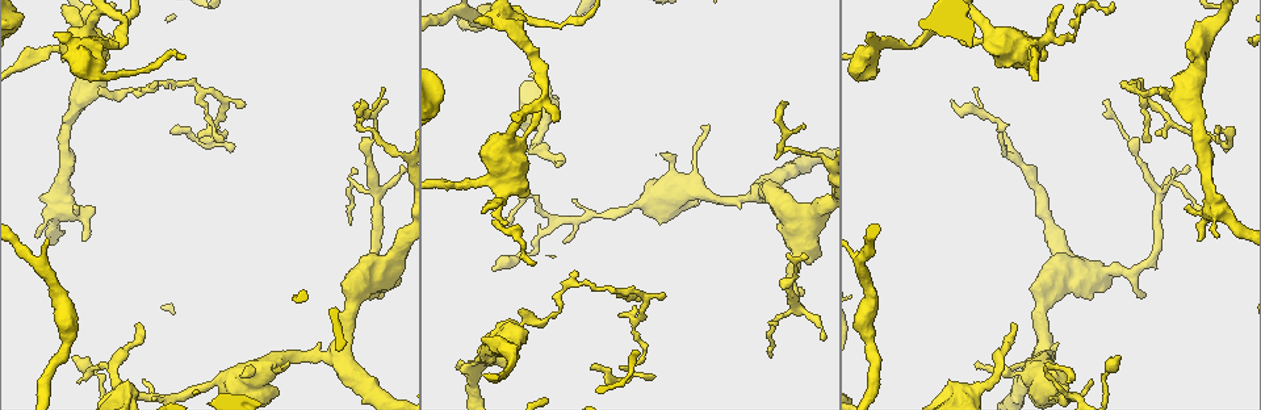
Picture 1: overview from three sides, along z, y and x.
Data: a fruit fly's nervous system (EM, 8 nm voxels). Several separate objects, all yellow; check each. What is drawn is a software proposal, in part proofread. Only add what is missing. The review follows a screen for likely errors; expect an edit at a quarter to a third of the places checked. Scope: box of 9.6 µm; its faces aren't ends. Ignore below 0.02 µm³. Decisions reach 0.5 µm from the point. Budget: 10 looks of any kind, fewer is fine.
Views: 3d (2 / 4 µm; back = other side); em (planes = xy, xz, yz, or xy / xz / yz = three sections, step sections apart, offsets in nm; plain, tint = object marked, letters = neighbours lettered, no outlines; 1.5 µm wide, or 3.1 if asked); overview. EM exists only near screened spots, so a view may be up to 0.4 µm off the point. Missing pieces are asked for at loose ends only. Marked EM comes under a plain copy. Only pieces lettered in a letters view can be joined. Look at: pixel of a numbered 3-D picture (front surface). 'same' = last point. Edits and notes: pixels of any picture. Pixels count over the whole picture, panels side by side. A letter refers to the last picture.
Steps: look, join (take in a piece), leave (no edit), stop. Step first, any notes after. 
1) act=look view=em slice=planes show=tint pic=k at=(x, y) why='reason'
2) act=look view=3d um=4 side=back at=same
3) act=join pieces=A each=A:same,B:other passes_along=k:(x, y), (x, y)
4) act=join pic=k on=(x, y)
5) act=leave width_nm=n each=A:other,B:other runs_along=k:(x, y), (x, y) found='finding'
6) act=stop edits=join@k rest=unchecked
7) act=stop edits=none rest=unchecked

act=look view=3d um=2 side=back pic=1 at=(139, 324) why='end of a long branch'

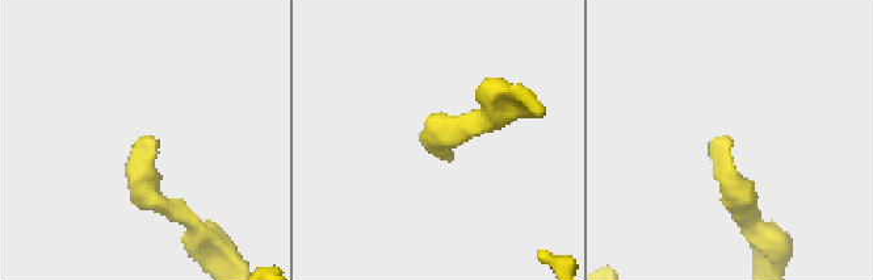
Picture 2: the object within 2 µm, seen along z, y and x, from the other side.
act=look view=em slice=planes show=letters pic=2 at=(444, 145) why='now the EM'

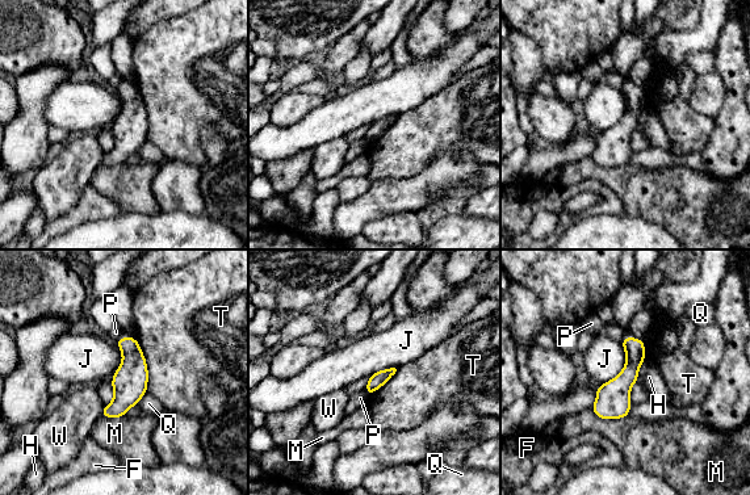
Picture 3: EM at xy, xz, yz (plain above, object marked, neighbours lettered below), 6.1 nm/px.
act=leave width_nm=90 each=F:other,H:other,J:other,M:other,P:other,Q:other,T:other,W:other border=3:(620, 342), (625, 364), (602, 384) found='no lettered piece goes on from it'

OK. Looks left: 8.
act=look view=3d um=4 side=back pic=1 at=(663, 155) why='free end'

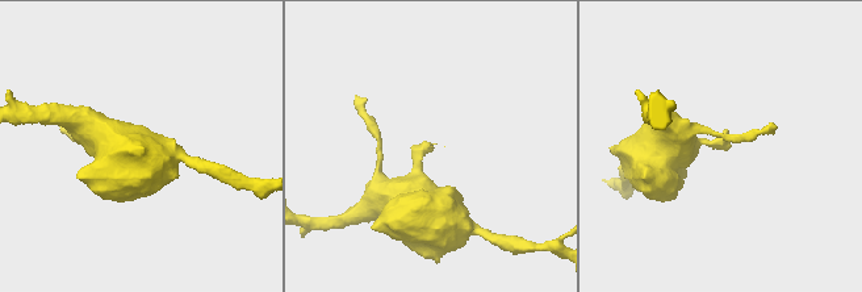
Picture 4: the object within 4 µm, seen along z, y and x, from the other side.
act=look view=em slice=yz step=4 show=tint pic=4 at=(726, 146) why='need the tissue'

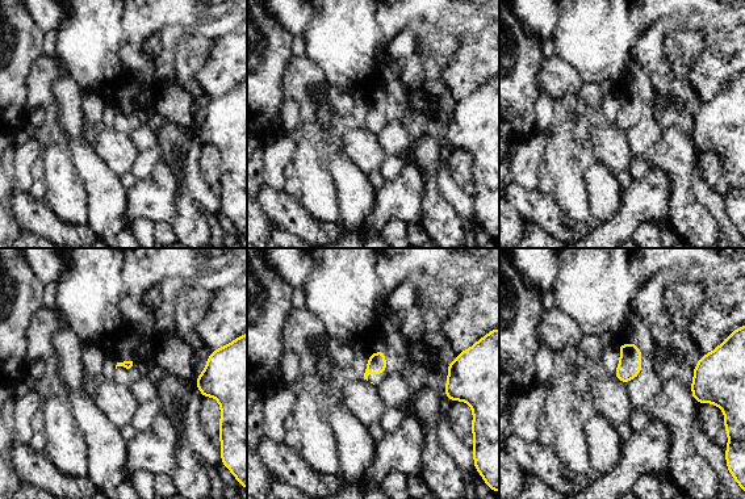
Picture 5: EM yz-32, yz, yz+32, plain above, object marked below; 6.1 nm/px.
act=look view=em slice=planes show=letters at=same

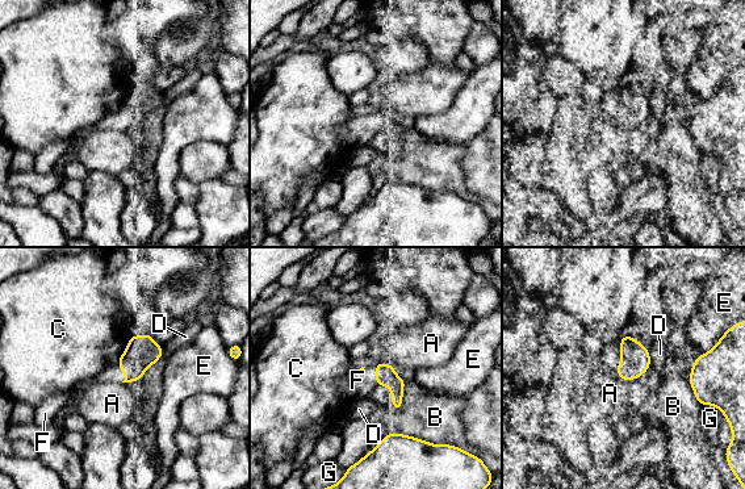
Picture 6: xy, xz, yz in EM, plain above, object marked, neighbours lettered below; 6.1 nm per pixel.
act=join pic=6 on=(112, 372) width_nm=130 each=A:other,B:other,C:other,D:other,E:other,F:same,G:other found='it goes on there'

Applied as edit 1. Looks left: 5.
act=look view=em slice=planes show=letters pic=1 at=(869, 32) why='thin end'

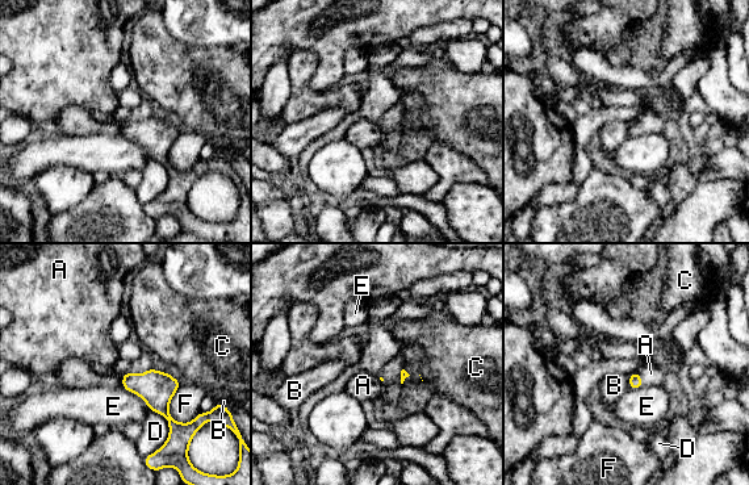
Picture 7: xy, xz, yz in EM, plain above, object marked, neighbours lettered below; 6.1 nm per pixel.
act=join pic=7 on=(651, 373) each=A:same,B:other,C:other,D:other,E:other,F:other found='it goes on there'

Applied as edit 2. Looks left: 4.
act=look view=overview why='redraw'

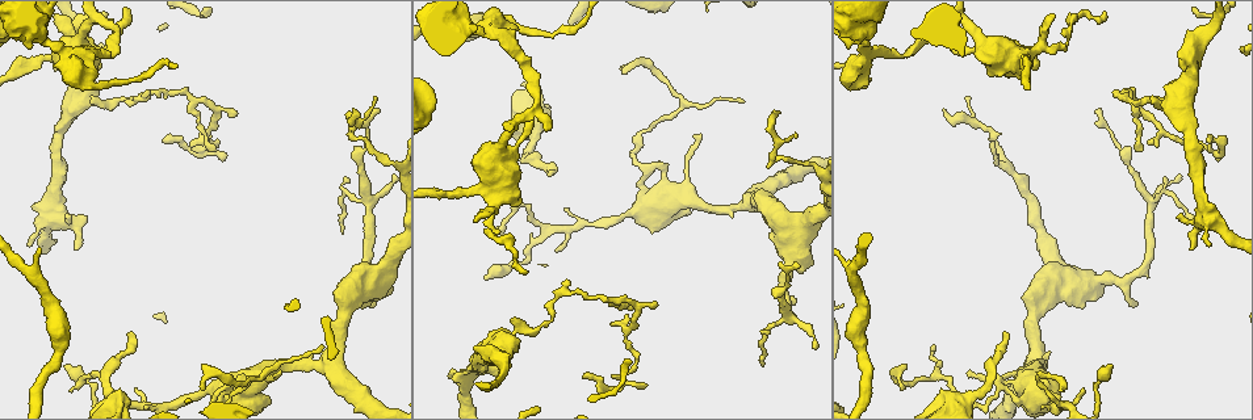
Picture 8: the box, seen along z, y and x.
act=look view=em slice=planes show=letters pic=8 at=(904, 387) why='tapers out'

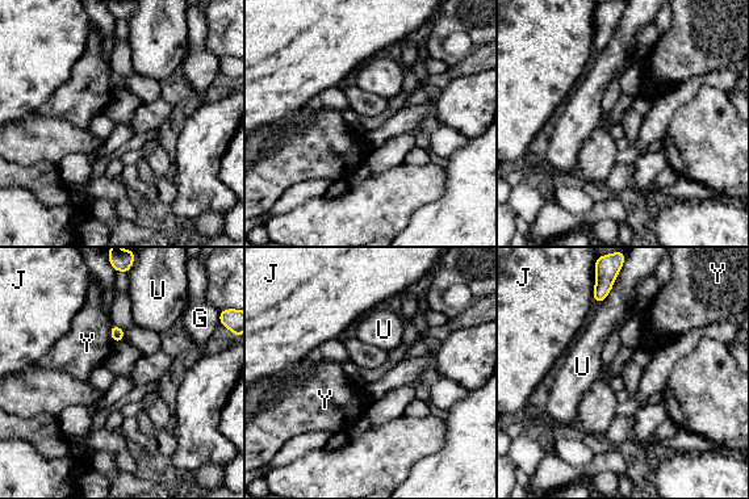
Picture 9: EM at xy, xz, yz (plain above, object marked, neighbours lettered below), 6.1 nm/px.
act=leave each=G:other,J:other,U:other,Y:other border=9:(112, 323), (111, 339), (114, 343) found='none of them fits'

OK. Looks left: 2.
act=stop edits=join@6,join@7 rest=unchecked

